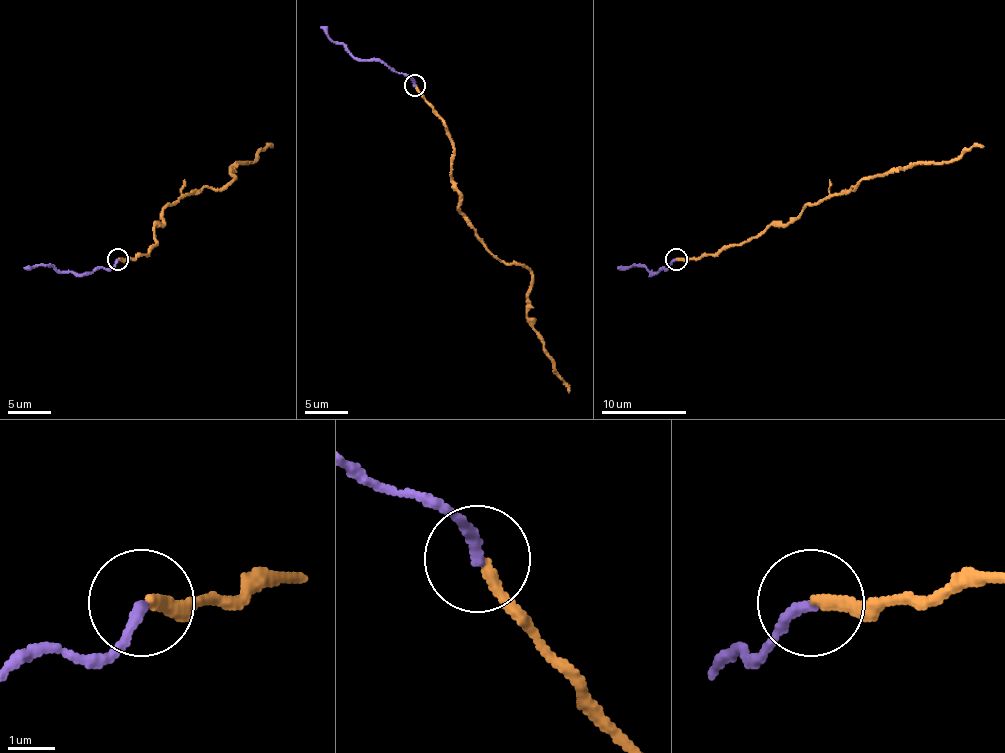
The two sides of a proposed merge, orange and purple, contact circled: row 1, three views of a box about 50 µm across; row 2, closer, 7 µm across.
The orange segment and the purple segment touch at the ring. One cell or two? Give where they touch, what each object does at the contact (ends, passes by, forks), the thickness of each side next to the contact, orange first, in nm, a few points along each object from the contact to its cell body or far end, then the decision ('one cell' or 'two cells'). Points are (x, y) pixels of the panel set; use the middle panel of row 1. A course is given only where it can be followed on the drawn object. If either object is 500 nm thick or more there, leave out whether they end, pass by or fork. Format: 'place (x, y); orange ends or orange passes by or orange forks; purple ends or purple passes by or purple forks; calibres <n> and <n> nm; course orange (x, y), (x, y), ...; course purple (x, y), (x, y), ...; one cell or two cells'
place (414, 85); orange ends; purple ends; calibres 280 and 240 nm; course orange (416, 86), (441, 120), (454, 149), (452, 188), (467, 224), (494, 256), (531, 273), (526, 320), (569, 392); course purple (414, 86), (407, 75), (397, 73), (382, 62), (358, 60), (335, 43), (320, 26); one cell

